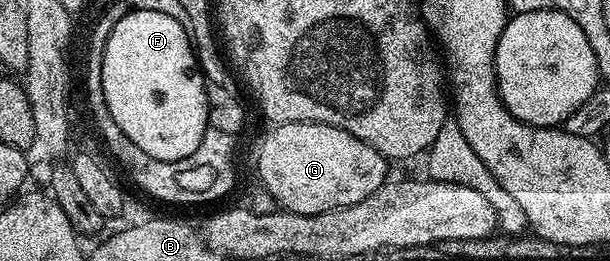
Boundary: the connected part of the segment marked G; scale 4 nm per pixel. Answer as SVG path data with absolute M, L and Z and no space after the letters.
M297 122L296 124L277 124L263 140L259 148L259 180L275 199L276 205L284 212L293 214L325 214L369 198L382 184L388 183L387 167L389 161L373 146L361 142L353 134L328 124Z

